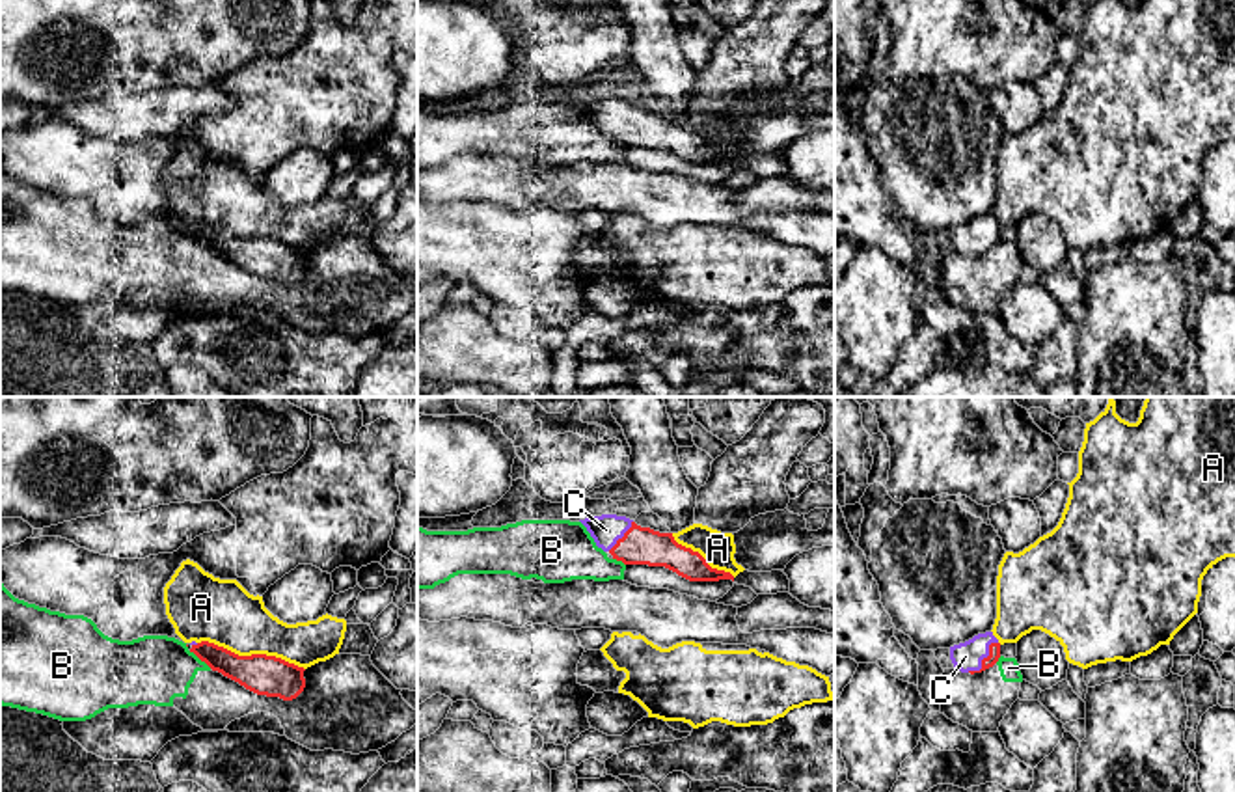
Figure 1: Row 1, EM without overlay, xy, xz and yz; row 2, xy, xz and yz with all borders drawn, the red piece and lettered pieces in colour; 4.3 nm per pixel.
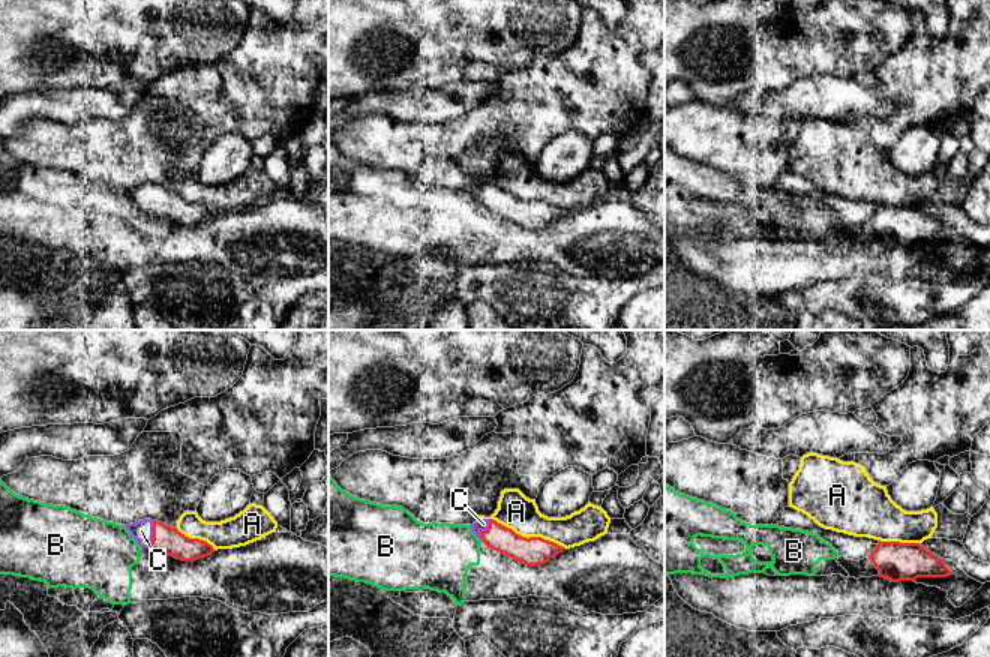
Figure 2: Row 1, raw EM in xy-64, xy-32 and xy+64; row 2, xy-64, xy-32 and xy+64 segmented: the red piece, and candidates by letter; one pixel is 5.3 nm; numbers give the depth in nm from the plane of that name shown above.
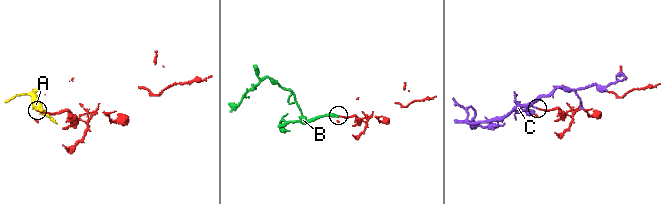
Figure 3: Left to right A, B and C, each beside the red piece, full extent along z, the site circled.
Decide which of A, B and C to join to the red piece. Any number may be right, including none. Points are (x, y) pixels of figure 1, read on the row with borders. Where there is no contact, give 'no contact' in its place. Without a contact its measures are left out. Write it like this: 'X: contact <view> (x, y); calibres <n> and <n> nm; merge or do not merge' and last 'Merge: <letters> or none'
A: contact xy (252, 655); calibres 180 and 280 nm; do not merge
B: contact xy (200, 658); calibres 160 and 300 nm; do not merge
C: contact yz (982, 660); calibres 50 and 130 nm; merge
Merge: C

